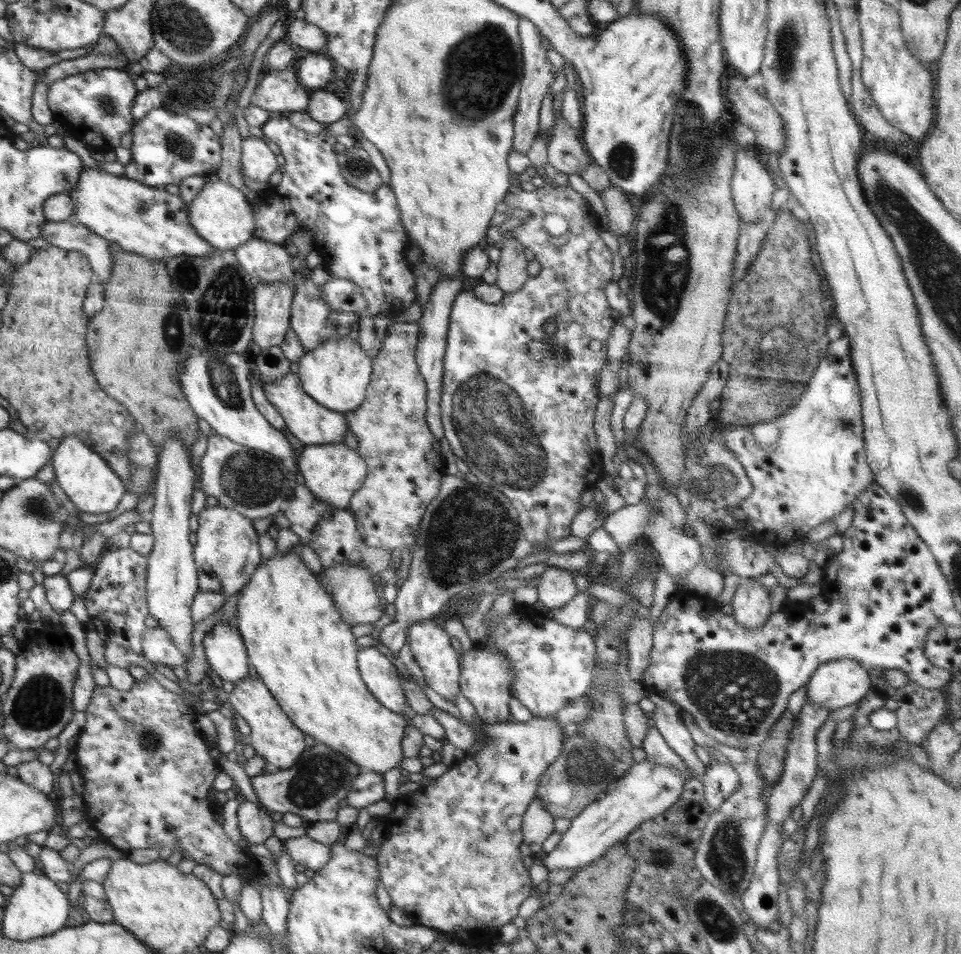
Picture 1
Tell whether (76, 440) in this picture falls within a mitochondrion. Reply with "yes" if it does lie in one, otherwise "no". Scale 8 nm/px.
no

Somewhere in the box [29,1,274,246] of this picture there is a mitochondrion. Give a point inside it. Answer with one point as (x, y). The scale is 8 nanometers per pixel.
(198, 87)

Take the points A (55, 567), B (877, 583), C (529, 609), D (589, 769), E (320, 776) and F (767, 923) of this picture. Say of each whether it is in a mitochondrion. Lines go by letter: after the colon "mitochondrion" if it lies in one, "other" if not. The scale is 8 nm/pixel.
A: other
B: other
C: other
D: mitochondrion
E: mitochondrion
F: other

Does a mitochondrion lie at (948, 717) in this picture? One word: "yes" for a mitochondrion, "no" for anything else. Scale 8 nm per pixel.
no

